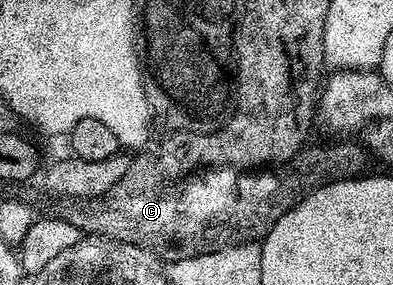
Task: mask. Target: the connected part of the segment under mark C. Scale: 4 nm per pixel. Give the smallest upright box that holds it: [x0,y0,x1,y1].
[56,138,372,262]

